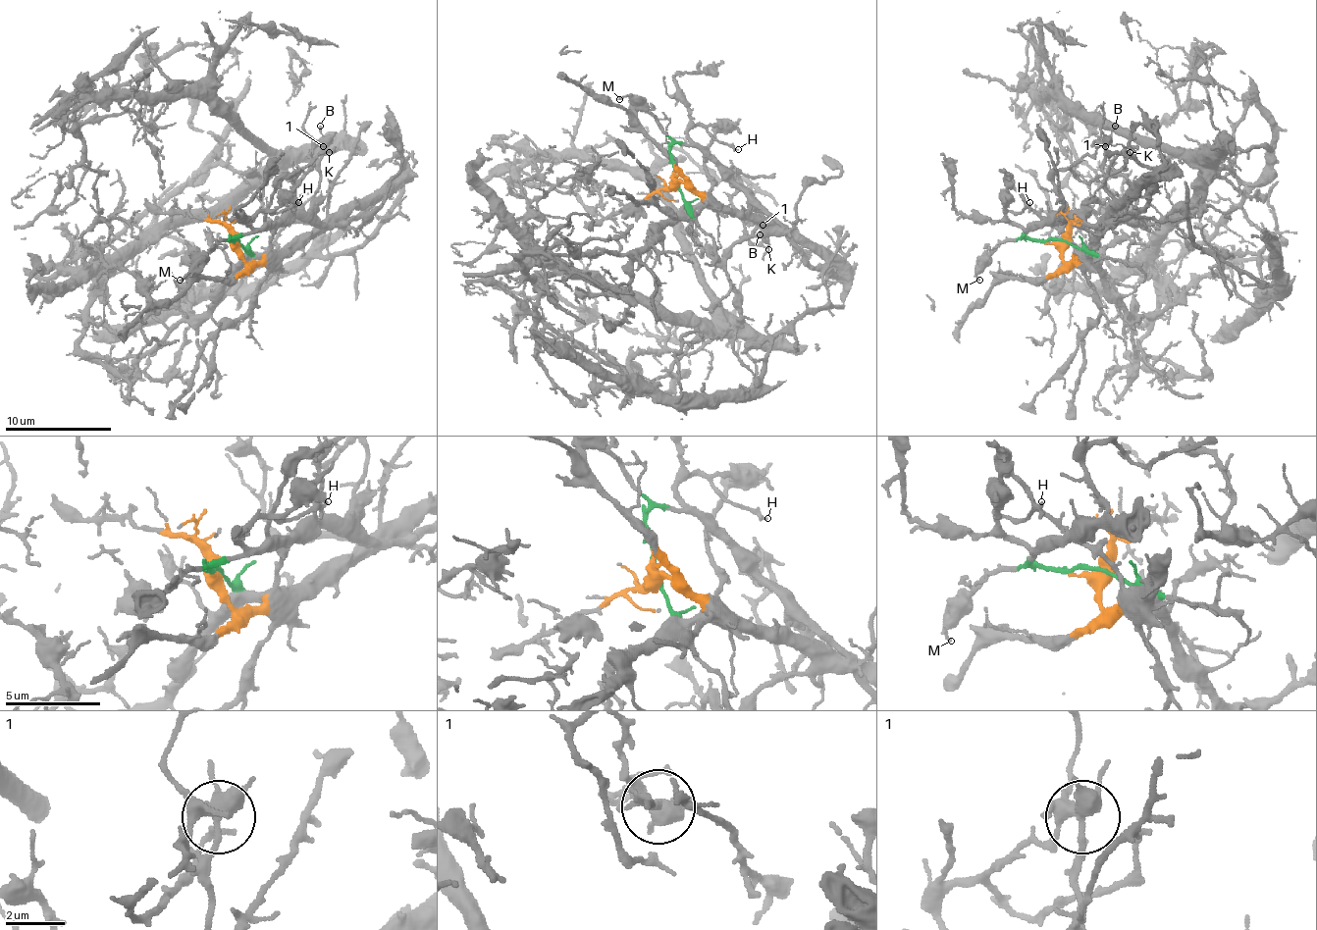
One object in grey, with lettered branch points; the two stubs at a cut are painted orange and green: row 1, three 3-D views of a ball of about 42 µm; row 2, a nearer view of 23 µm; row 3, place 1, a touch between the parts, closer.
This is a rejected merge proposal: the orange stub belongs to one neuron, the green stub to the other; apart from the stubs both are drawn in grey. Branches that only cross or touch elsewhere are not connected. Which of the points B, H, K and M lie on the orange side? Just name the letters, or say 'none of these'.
B

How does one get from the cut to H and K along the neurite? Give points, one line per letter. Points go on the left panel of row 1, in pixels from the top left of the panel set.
H: (237, 242), (233, 239), (248, 232), (253, 218), (264, 213), (278, 213), (298, 202)
K: (237, 242), (233, 239), (237, 233), (264, 232), (290, 207), (293, 176), (290, 180), (328, 151)

